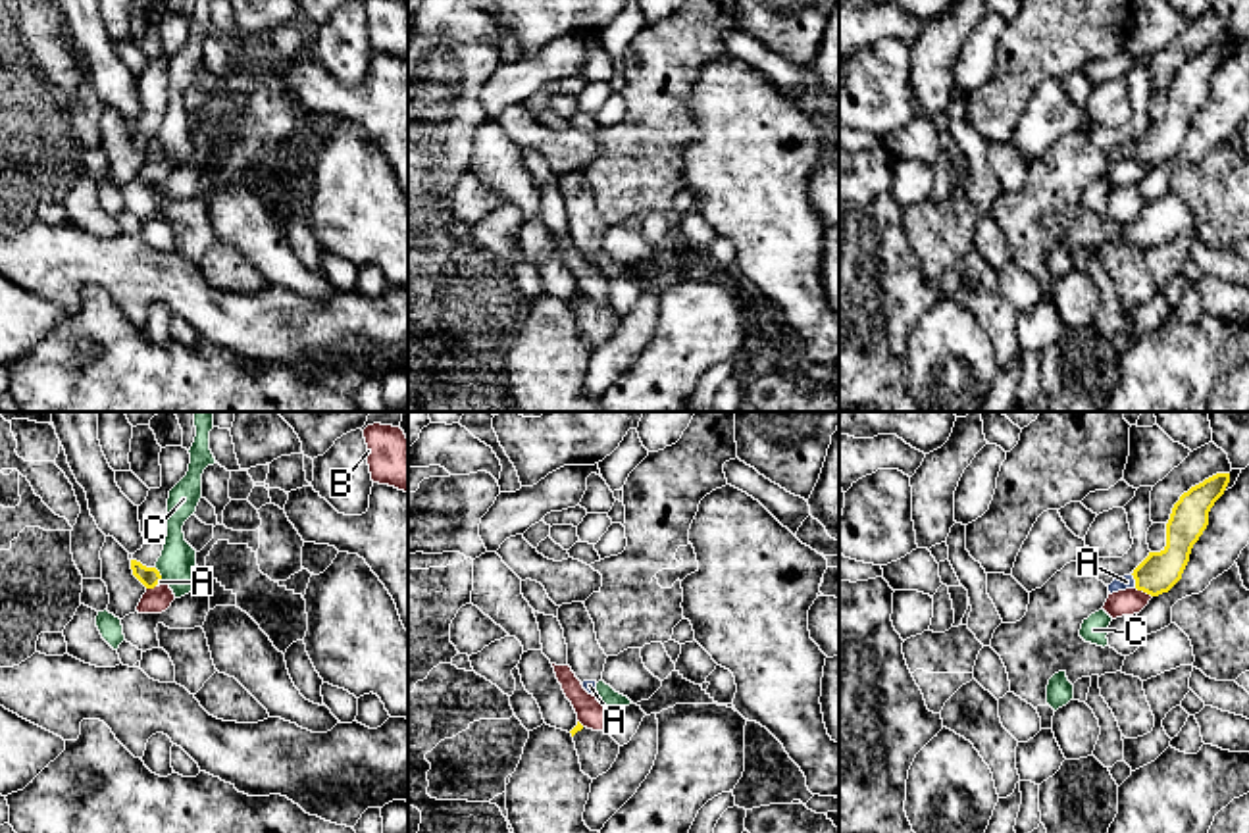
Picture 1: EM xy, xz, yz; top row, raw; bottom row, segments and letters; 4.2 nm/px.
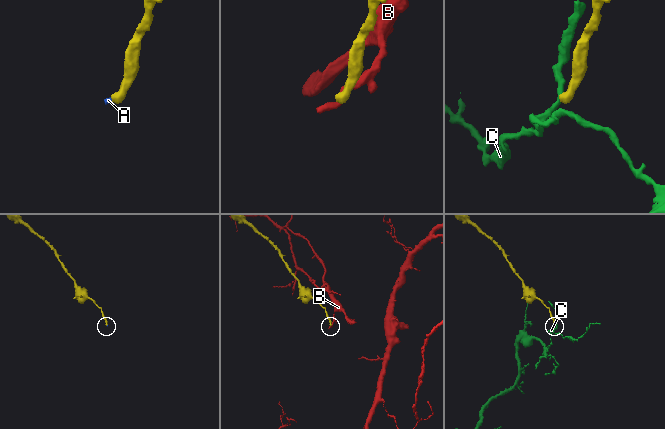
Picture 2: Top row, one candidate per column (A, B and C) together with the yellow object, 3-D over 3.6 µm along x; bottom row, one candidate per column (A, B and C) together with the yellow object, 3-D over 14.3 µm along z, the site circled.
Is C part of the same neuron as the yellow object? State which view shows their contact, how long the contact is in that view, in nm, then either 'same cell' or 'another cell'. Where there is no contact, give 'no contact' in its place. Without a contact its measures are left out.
xy | 70 nm | another cell

